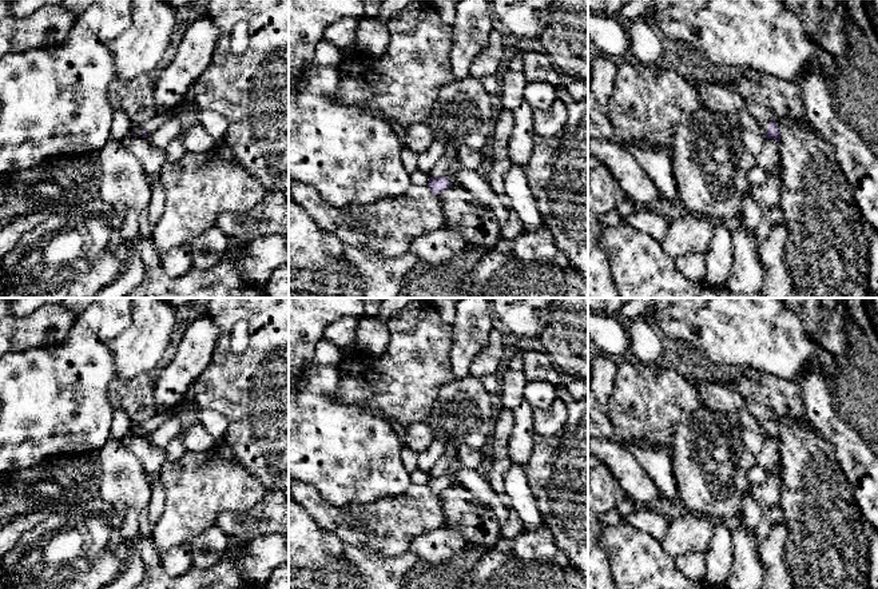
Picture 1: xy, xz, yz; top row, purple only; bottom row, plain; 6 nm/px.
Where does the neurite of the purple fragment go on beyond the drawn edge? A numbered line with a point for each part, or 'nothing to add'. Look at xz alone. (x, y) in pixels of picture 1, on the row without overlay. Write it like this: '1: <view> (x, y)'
1: xz (456, 465)

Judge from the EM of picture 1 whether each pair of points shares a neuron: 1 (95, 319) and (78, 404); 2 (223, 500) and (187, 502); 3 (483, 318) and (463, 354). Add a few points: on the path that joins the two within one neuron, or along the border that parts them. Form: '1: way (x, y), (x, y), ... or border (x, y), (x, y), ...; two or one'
1: way (90, 341), (82, 367), (82, 378), (78, 382); one
2: way (214, 500), (197, 500); one
3: way (479, 327), (465, 345); one

